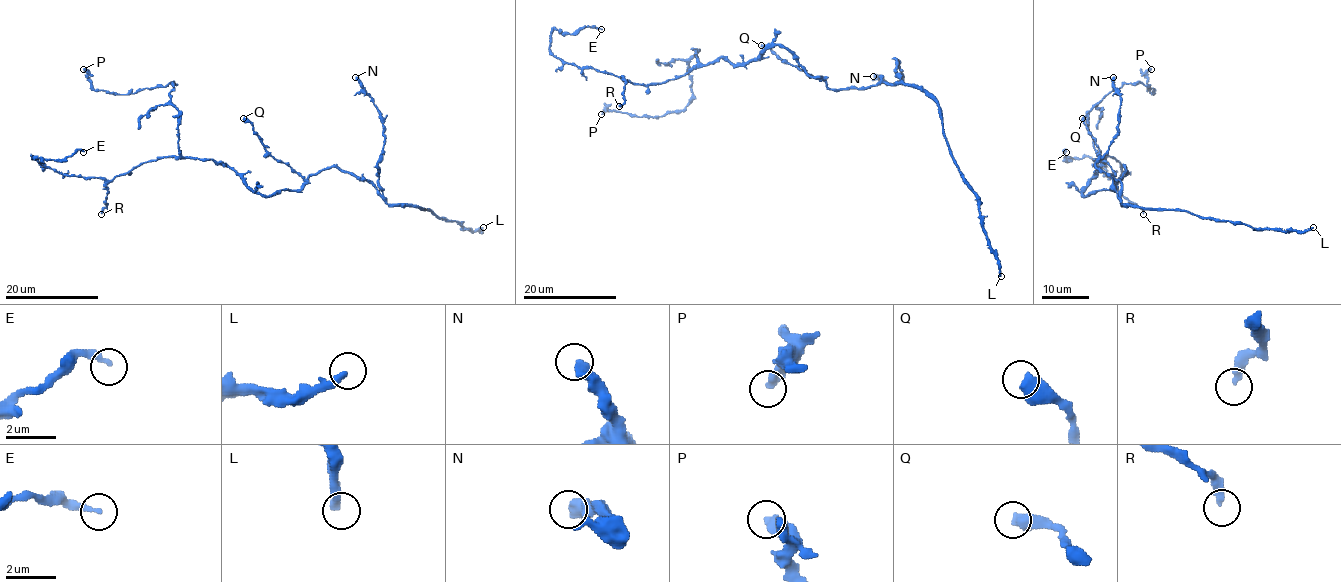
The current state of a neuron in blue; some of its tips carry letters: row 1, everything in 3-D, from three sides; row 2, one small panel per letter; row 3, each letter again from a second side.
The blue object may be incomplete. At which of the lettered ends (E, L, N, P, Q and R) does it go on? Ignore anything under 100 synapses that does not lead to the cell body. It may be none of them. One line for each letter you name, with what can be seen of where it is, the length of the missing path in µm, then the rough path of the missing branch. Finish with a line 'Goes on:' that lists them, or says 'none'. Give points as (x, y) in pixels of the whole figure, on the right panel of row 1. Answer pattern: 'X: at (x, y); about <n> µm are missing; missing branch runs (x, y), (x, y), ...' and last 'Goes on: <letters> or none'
L: at (1313, 227); about 250 µm are missing
Goes on: L

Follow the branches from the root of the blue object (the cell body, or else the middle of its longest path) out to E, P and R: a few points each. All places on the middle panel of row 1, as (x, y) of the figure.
E: (796, 58), (770, 45), (746, 63), (716, 58), (637, 84), (564, 63), (550, 49), (555, 29), (601, 29)
P: (796, 58), (770, 45), (746, 63), (701, 64), (696, 51), (688, 70), (692, 100), (682, 110), (601, 114)
R: (796, 58), (770, 45), (746, 63), (716, 58), (661, 83), (625, 79), (619, 106)

